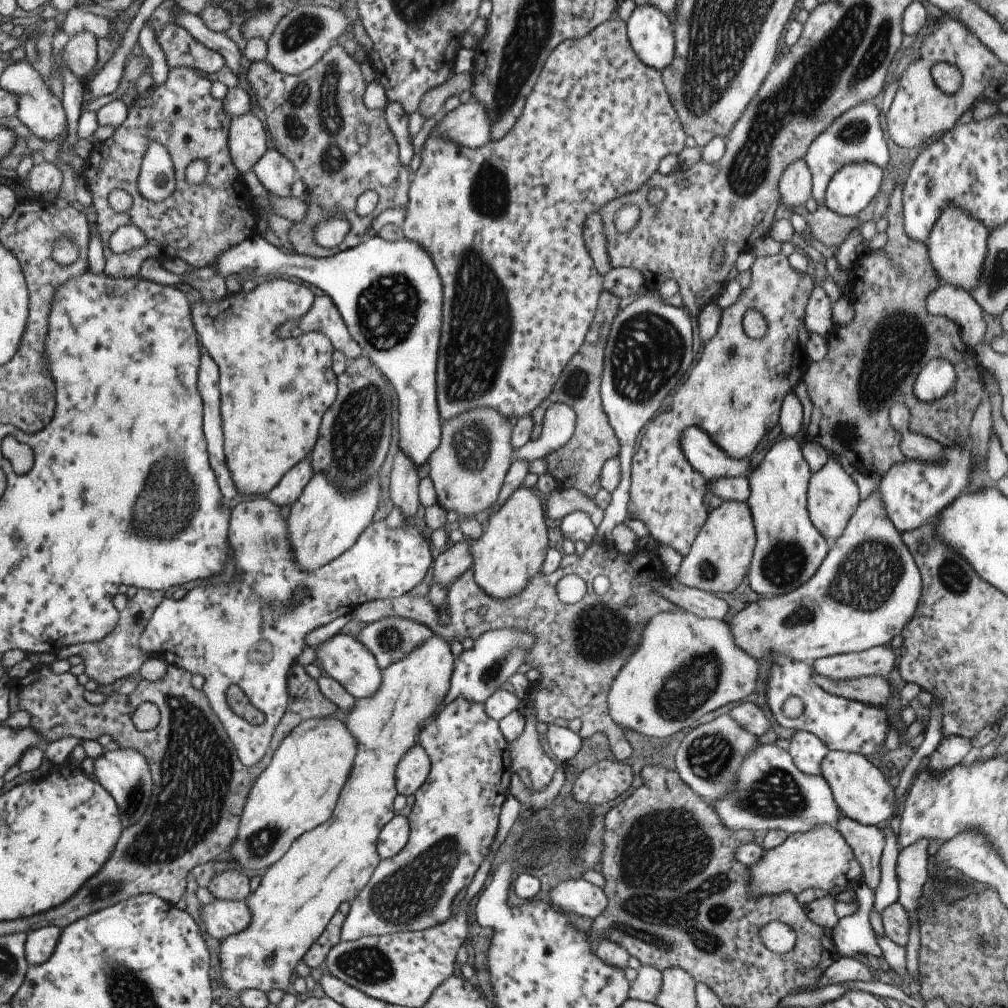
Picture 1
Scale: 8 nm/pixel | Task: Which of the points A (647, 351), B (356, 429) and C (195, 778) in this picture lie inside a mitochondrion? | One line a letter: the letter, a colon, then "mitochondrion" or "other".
A: mitochondrion
B: mitochondrion
C: mitochondrion

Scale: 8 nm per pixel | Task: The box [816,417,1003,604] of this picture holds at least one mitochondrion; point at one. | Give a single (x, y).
(953, 576)

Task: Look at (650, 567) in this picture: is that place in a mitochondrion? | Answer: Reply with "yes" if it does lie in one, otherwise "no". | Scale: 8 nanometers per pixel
no

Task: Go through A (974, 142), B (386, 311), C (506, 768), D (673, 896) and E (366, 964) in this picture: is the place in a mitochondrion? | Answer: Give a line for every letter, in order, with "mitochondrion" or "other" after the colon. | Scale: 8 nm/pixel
A: other
B: mitochondrion
C: other
D: mitochondrion
E: mitochondrion

